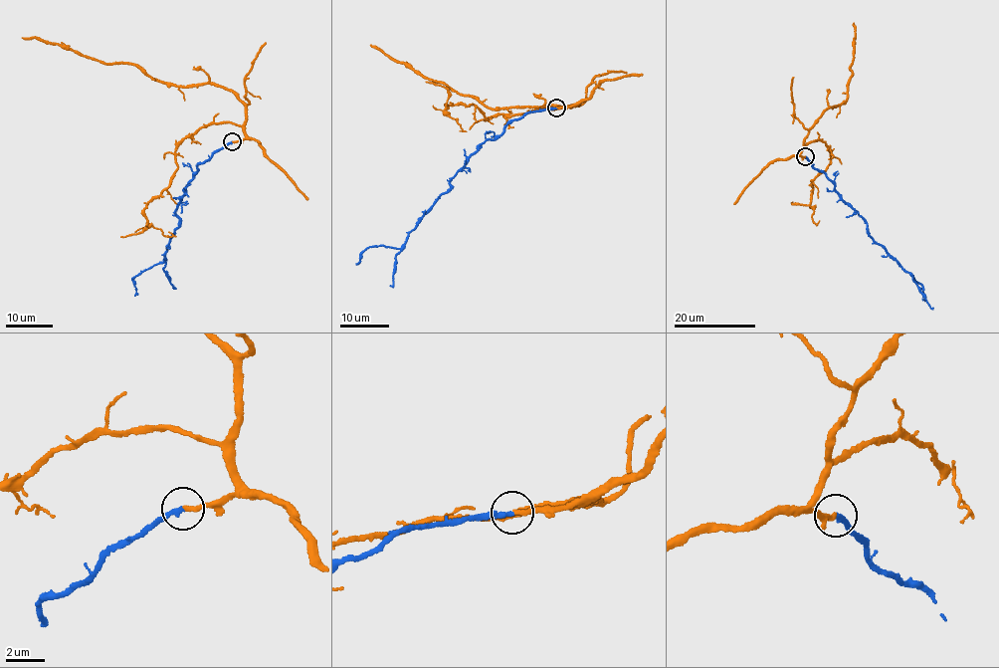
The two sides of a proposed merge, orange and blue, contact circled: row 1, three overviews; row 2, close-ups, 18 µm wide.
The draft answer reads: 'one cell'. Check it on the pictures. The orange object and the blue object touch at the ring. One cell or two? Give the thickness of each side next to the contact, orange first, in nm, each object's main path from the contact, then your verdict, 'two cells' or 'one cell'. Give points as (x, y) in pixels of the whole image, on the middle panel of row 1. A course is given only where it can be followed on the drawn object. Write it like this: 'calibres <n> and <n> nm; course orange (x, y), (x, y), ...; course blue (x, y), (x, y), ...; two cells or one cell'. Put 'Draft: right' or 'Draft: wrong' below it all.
calibres 240 and 260 nm; course orange (556, 108), (578, 103), (566, 108), (487, 108), (469, 96), (453, 92), (444, 84), (426, 79), (370, 44); course blue (556, 108), (526, 112), (495, 139), (486, 140), (400, 248), (367, 248), (355, 263); one cell
Draft: right

